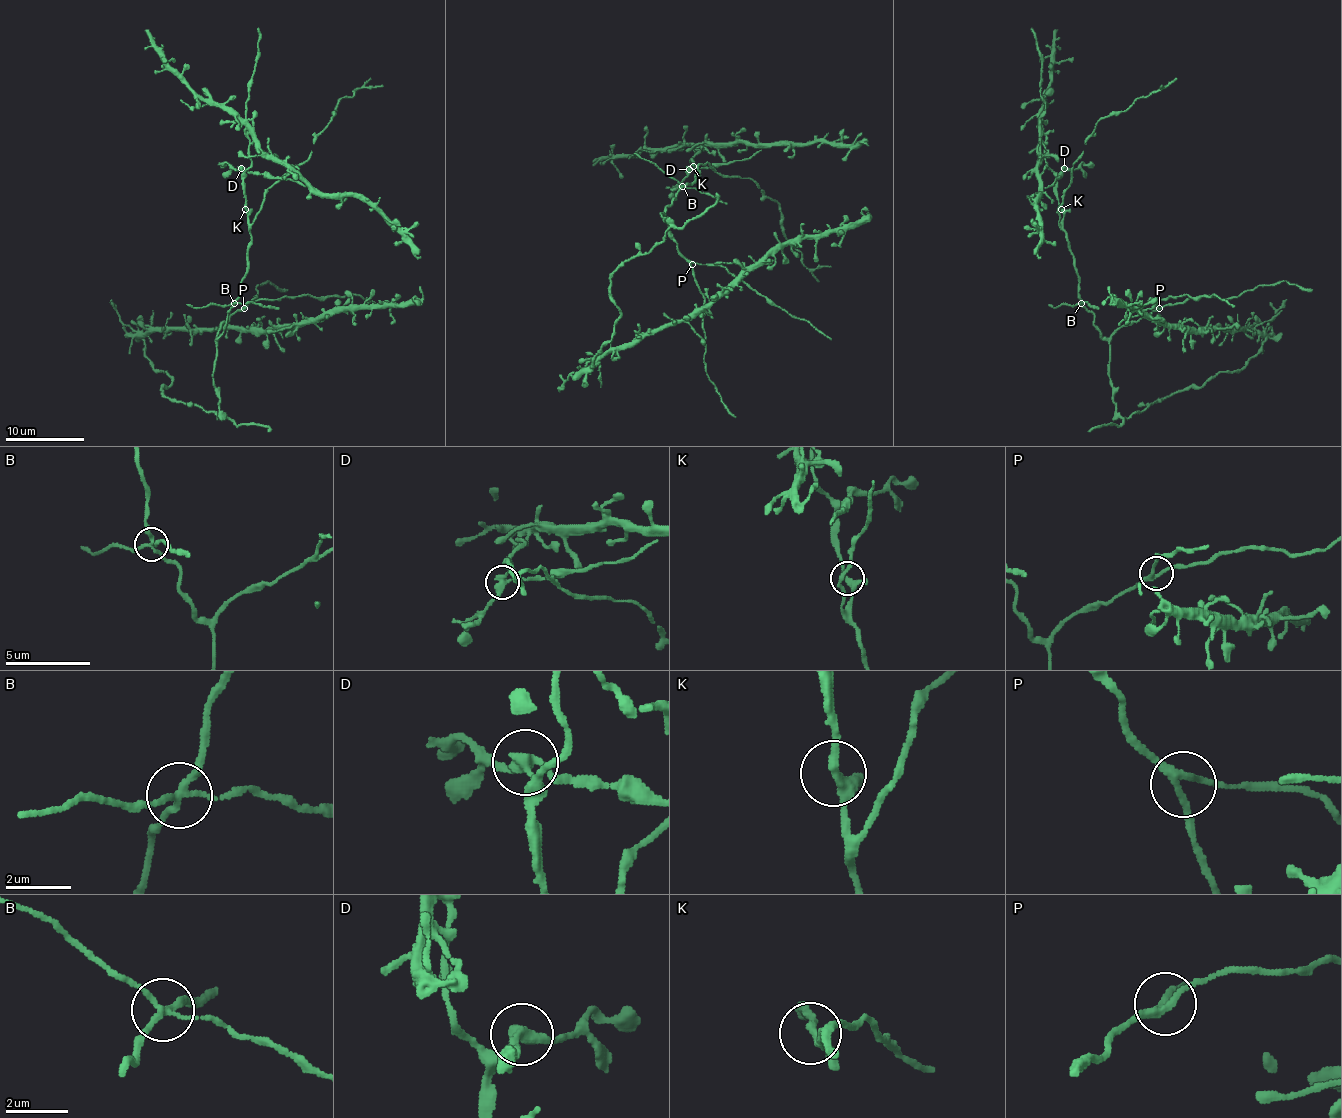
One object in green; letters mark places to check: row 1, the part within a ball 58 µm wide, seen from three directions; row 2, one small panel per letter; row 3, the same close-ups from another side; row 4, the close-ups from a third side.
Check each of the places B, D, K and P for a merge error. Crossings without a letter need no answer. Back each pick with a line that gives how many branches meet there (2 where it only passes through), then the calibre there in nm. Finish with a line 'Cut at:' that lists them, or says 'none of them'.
B: Branches: 4. Thickness 200 nm
D: Branches: 3. Thickness 320 nm
Cut at: B, D

